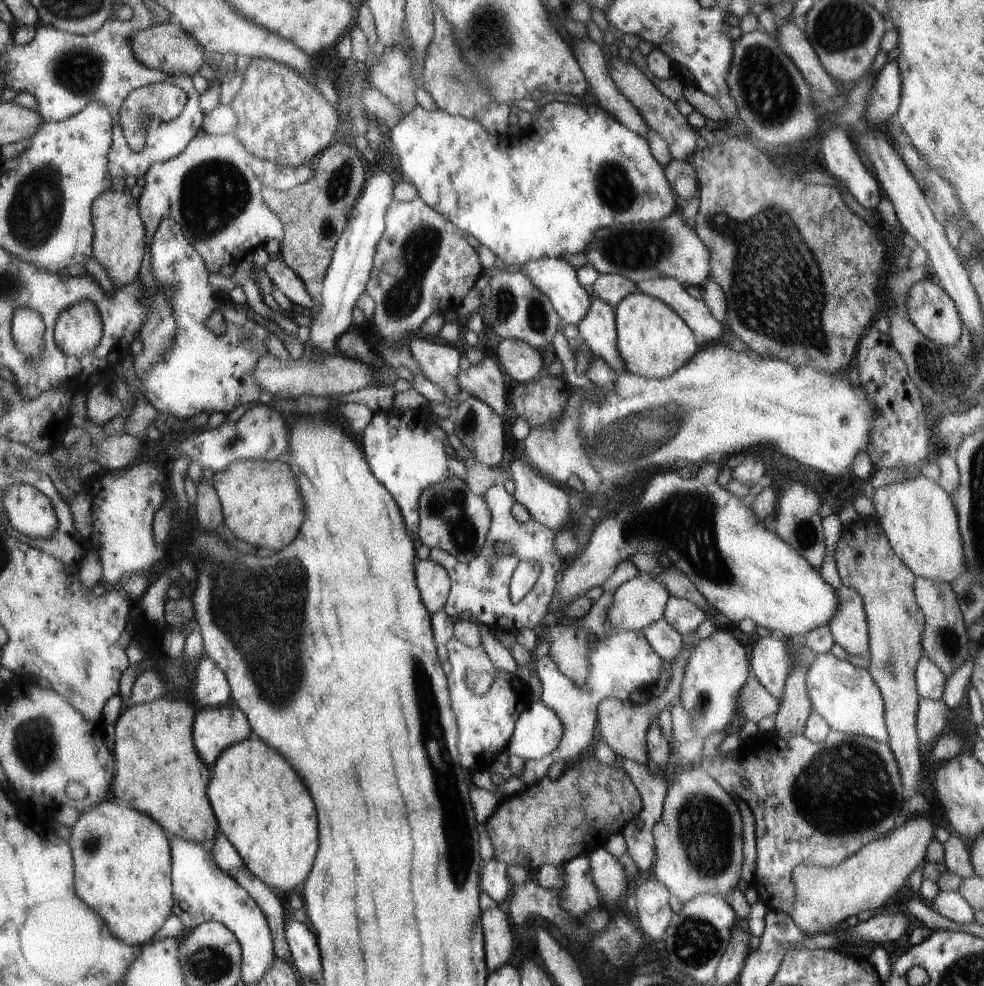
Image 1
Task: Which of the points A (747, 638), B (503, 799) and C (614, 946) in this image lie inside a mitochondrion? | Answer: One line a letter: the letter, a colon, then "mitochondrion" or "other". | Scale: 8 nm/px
A: other
B: other
C: other

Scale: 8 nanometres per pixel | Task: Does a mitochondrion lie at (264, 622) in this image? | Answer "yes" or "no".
yes

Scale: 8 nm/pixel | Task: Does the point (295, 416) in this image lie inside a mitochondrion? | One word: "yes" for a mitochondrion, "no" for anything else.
no

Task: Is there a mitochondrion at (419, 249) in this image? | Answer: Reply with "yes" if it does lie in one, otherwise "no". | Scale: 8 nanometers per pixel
yes

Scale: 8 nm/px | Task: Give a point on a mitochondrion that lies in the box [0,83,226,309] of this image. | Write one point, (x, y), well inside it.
(34, 211)

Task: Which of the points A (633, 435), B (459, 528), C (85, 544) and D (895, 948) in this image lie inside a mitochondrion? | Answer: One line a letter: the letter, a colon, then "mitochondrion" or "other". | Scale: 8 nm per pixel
A: mitochondrion
B: mitochondrion
C: other
D: other

